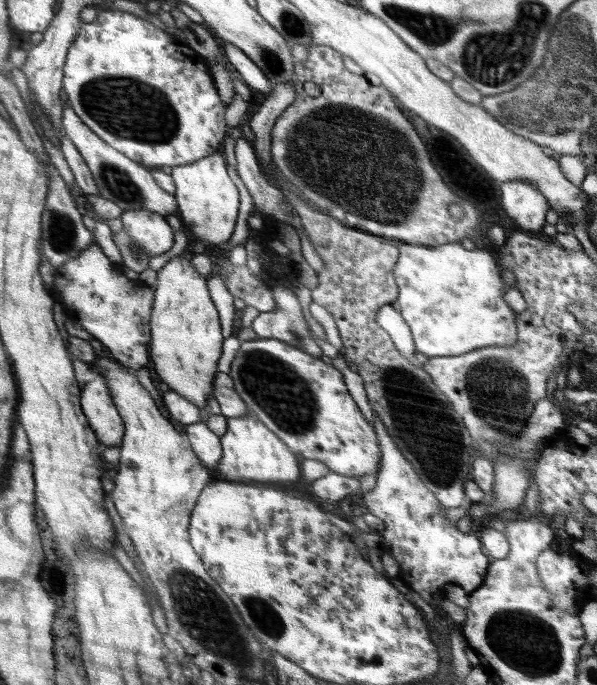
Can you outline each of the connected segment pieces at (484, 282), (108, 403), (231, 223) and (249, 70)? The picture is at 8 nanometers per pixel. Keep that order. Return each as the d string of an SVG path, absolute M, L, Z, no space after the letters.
M404 244L392 272L399 288L396 304L410 327L418 352L427 357L456 356L484 347L511 347L517 342L516 312L504 302L507 287L500 280L500 269L489 251L478 247L467 250L460 244L442 244L438 248Z
M100 373L86 384L83 390L83 412L88 416L91 427L98 433L102 444L121 446L125 426L119 415L118 406L112 399L108 380Z
M214 152L194 163L172 167L172 178L175 185L174 197L177 200L179 218L186 230L190 230L196 238L213 244L226 242L234 232L238 216L239 192L226 172L226 158L222 152Z
M222 42L221 50L235 74L242 78L248 87L265 94L265 96L274 88L264 76L264 72L260 70L260 67L252 62L252 59L246 56L237 46Z

